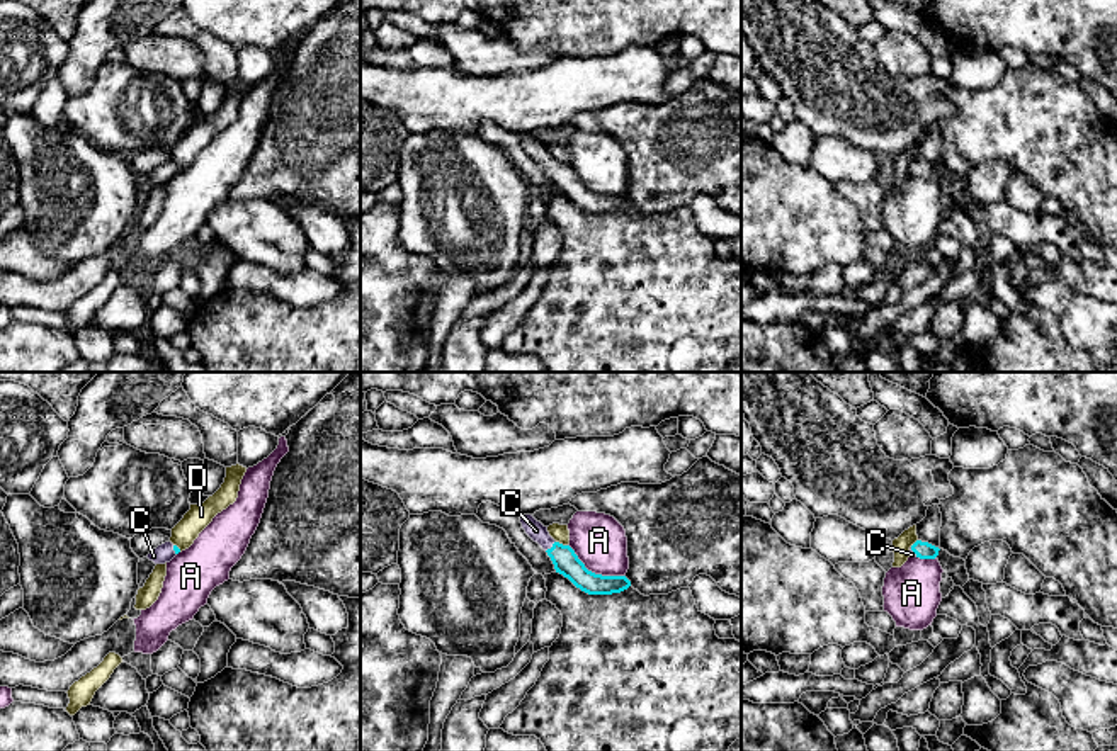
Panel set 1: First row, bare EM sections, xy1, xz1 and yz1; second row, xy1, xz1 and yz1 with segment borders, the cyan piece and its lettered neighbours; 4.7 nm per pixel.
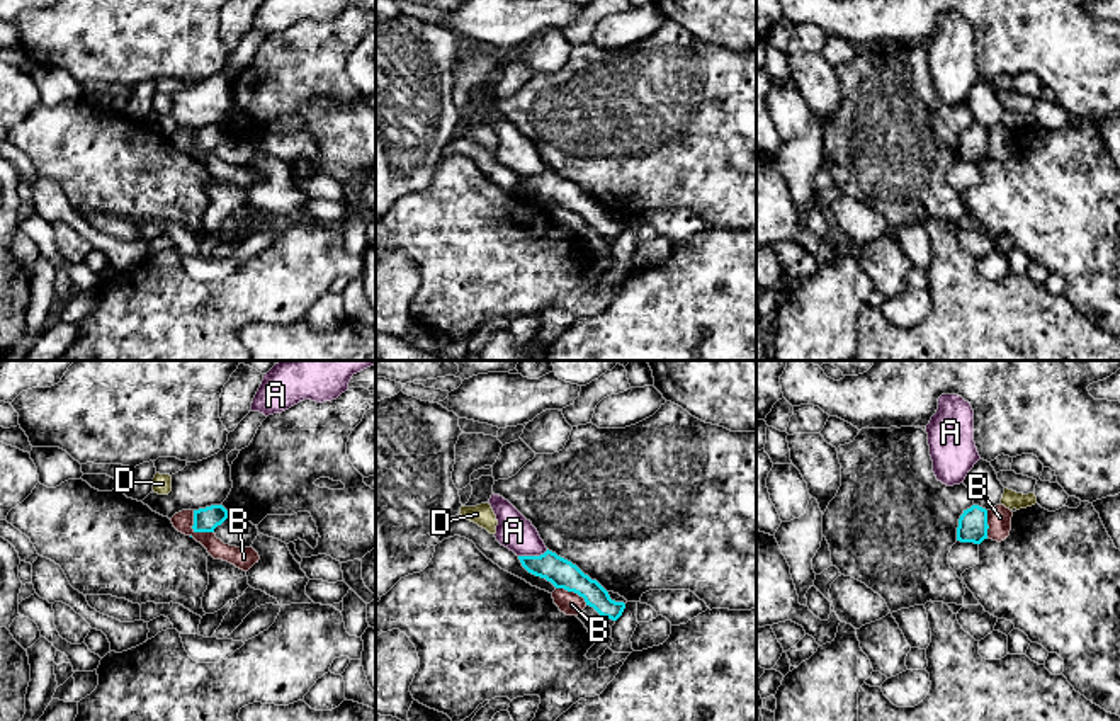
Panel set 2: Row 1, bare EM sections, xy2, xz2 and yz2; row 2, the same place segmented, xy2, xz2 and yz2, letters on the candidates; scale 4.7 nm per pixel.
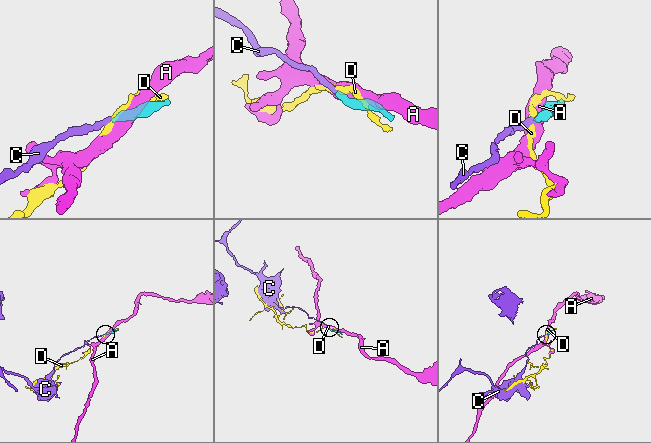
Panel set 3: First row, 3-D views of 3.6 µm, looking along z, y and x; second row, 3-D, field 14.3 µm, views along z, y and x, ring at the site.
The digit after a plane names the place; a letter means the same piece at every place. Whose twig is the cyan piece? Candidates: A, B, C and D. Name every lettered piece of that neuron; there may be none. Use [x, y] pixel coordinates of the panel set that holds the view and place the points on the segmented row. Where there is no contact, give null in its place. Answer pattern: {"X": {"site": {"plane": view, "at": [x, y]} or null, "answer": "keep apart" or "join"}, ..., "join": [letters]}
{"A": {"site": {"plane": "xz1", "at": [594, 573]}, "answer": "keep apart"}, "B": {"site": {"plane": "xy2", "at": [194, 529]}, "answer": "keep apart"}, "C": {"site": {"plane": "xz1", "at": [553, 546]}, "answer": "join"}, "D": {"site": {"plane": "xz1", "at": [561, 544]}, "answer": "keep apart"}, "join": ["C"]}

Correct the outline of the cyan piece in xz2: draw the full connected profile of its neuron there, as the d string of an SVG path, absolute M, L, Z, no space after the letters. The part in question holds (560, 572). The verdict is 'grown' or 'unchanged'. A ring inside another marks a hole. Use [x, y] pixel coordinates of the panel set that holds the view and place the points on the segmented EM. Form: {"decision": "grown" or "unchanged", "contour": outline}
{"decision": "unchanged", "contour": "M547 549L540 556L518 556L518 559L529 573L546 578L556 588L564 588L583 597L586 605L593 607L600 616L612 621L622 616L624 602L612 600L597 580L591 580L576 565L556 553Z"}

